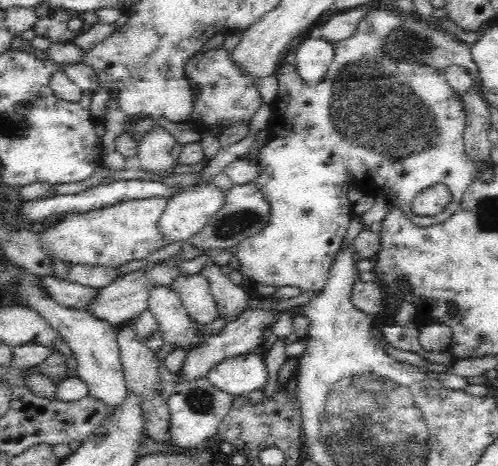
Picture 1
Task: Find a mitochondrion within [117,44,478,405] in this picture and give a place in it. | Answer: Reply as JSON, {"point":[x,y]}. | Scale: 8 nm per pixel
{"point":[370,113]}

